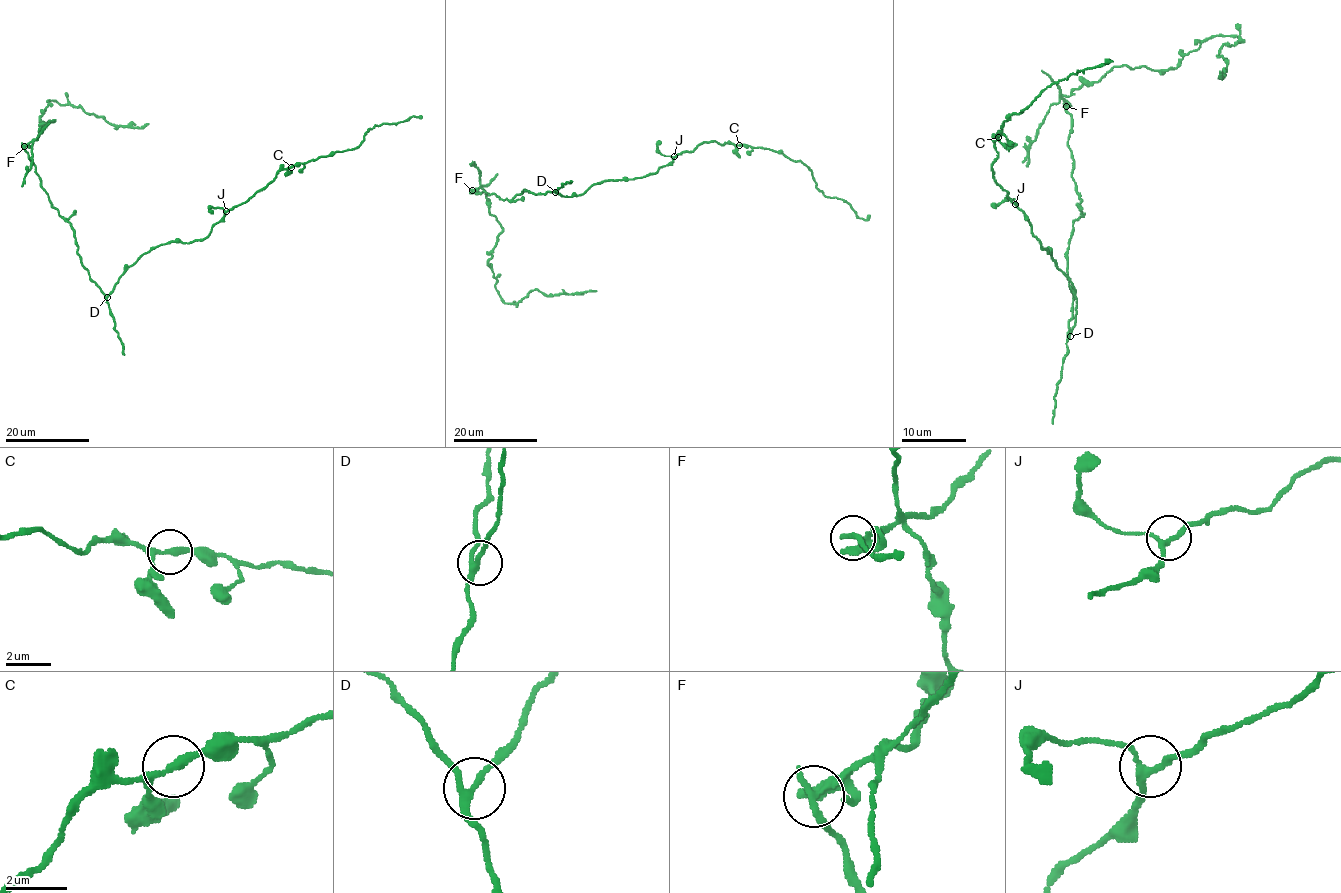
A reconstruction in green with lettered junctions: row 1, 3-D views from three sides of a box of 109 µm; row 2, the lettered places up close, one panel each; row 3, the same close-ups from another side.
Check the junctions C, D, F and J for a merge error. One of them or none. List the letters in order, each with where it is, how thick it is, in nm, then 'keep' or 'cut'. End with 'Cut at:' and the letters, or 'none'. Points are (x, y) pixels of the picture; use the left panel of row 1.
C: place (291, 167); calibre 200 nm; keep
D: place (107, 297); calibre 240 nm; keep
F: place (24, 146); calibre 240 nm; cut
J: place (226, 211); calibre 190 nm; keep
Cut at: F

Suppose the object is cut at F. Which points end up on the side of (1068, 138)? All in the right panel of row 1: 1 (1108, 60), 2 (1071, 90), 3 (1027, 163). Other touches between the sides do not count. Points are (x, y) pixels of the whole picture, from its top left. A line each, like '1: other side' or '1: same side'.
1: same side
2: other side
3: other side

